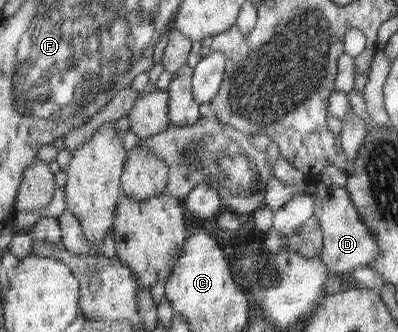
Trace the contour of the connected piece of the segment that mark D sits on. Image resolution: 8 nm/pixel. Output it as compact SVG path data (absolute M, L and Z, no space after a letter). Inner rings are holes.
M319 183L315 189L316 207L315 215L324 232L324 248L322 249L322 260L328 264L328 270L333 276L347 276L356 267L364 267L382 256L379 240L368 224L364 224L360 210L352 200L352 194L346 186L324 185Z

